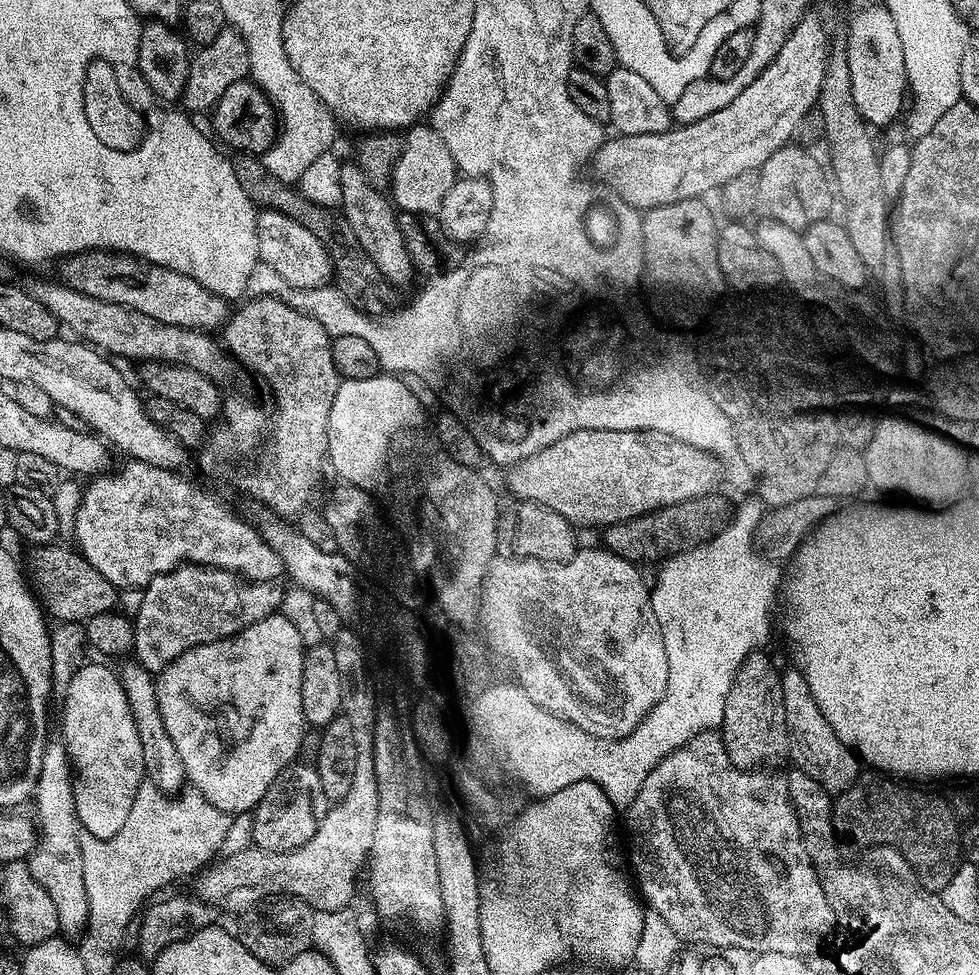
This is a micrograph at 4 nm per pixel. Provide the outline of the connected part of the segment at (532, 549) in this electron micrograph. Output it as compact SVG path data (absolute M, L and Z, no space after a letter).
M516 500L509 508L501 507L496 518L496 547L508 558L540 560L543 564L564 564L577 554L576 535L577 529L569 520L562 518L558 510L550 510L550 506L529 500Z

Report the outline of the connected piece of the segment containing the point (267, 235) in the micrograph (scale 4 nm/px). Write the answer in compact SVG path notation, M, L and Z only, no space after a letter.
M264 210L256 217L259 259L274 266L277 274L292 288L318 288L333 275L332 259L328 251L298 222L275 210Z

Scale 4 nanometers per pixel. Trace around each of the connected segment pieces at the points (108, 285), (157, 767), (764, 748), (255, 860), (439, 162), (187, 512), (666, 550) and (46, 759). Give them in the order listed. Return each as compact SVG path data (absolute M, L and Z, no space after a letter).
M89 250L87 252L77 252L67 257L63 263L63 283L69 284L74 290L99 300L126 306L130 310L138 310L142 314L150 314L150 318L154 318L158 322L197 330L213 330L212 328L220 330L228 322L230 304L224 297L206 290L206 286L202 286L202 282L198 282L186 274L178 274L178 270L170 270L166 266L152 264L141 256L130 256L127 252L115 250Z
M128 658L118 668L120 685L126 694L126 702L130 702L130 714L134 714L134 726L138 726L138 739L142 741L142 762L147 783L158 786L160 792L176 794L185 787L186 777L182 758L178 758L178 750L166 734L166 724L162 722L162 714L158 710L156 683L153 673L147 672L134 658Z
M757 650L747 656L736 671L730 694L726 694L722 725L726 754L730 754L730 762L734 762L734 766L749 770L764 770L776 766L779 760L789 759L786 706L782 706L781 669L776 668L775 662L766 653Z
M352 808L348 816L340 816L337 820L331 820L326 814L321 815L314 838L294 850L267 852L247 846L225 860L217 859L195 877L194 895L197 900L212 905L221 913L243 914L269 898L300 900L317 913L336 912L353 903L356 871L362 868L362 842L369 839L371 831L369 809L367 812L364 808Z
M417 122L407 129L400 146L400 157L392 171L390 181L390 199L400 212L435 213L439 209L442 198L446 198L446 190L458 179L458 169L450 150L446 150L446 142L431 126Z
M129 459L128 465L121 472L112 472L113 470L105 471L103 474L96 474L87 481L86 487L81 491L80 502L77 506L76 519L72 523L71 535L76 535L74 541L75 547L80 555L84 556L86 562L90 566L94 566L94 570L98 570L98 574L102 574L102 578L106 578L111 584L116 585L117 589L139 588L153 580L155 576L162 575L163 572L168 572L171 568L177 567L185 562L192 564L203 564L211 568L221 568L227 572L235 572L236 575L244 577L245 580L254 580L257 582L272 582L277 578L276 575L281 575L282 565L276 557L276 552L272 547L264 543L264 539L260 536L259 531L255 527L252 528L248 524L240 524L240 520L227 508L224 504L219 504L214 497L208 492L203 492L198 485L192 480L187 480L184 476L179 476L179 471L170 468L159 468L153 464L147 464L141 460Z
M713 494L694 498L690 502L676 504L673 508L660 508L656 512L648 513L647 516L635 516L632 520L612 524L603 529L603 547L637 566L644 566L647 560L663 562L680 555L681 552L694 550L722 534L730 523L734 508L722 497L723 495Z
M48 738L44 742L42 766L34 793L36 816L34 823L38 829L36 846L26 857L30 874L54 902L58 912L58 926L65 937L76 938L83 933L88 922L88 891L82 878L82 850L80 849L81 827L76 819L72 781L74 773L68 762L64 742L59 738Z

